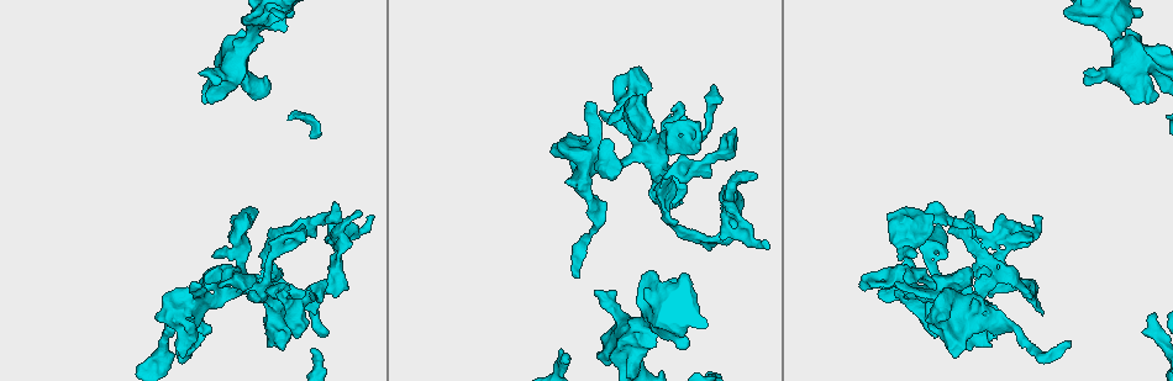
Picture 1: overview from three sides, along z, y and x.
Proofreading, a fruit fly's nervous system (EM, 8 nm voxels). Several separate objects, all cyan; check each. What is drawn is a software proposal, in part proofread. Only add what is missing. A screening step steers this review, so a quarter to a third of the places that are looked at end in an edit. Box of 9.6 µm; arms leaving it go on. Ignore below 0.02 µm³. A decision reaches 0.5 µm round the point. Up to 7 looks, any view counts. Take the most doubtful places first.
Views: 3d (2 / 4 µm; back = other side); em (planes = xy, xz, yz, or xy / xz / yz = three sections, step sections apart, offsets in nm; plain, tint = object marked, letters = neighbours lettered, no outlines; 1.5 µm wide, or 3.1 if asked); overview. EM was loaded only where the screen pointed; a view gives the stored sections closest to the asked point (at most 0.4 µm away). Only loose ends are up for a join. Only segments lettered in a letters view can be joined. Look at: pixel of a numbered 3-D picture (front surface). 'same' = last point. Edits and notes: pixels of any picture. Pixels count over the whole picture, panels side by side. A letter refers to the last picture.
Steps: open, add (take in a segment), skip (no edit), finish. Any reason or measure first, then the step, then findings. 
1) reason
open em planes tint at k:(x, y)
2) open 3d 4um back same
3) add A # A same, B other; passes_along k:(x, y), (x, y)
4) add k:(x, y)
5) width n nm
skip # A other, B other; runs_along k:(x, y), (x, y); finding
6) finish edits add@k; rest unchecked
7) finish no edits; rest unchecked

branch stops here
open em planes plain at 1:(595, 292)

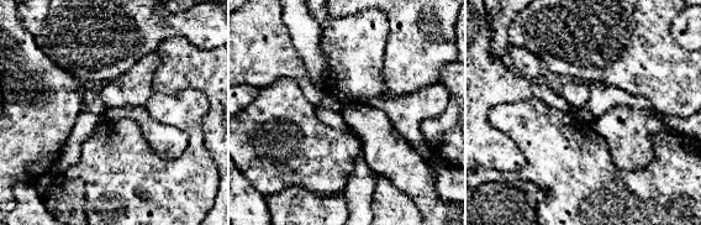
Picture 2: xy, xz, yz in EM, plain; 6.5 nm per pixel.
see the neighbours
open em planes letters same

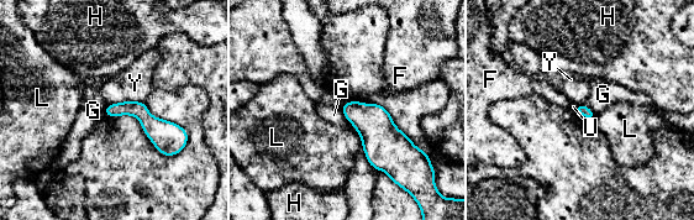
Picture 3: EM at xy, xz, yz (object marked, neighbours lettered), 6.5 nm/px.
skip # F other, G other, H other, L other, U other, Y other; runs_along 3:(108, 111), (136, 109), (179, 136); none of them fits

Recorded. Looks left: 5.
free end
open em xy step 8 letters at 1:(679, 103)

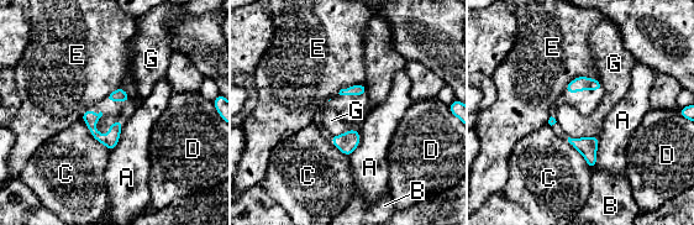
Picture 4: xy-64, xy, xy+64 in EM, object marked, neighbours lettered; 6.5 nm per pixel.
open em planes letters same

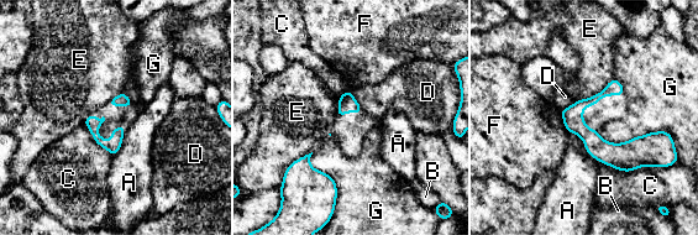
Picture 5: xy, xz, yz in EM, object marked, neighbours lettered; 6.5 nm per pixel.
skip # A other, B other, C other, D other, E other, F other, G other; runs_along 5:(565, 113), (602, 150), (636, 144); no lettered segment goes on from it

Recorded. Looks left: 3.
thin end
open 3d 2um at 1:(895, 284)

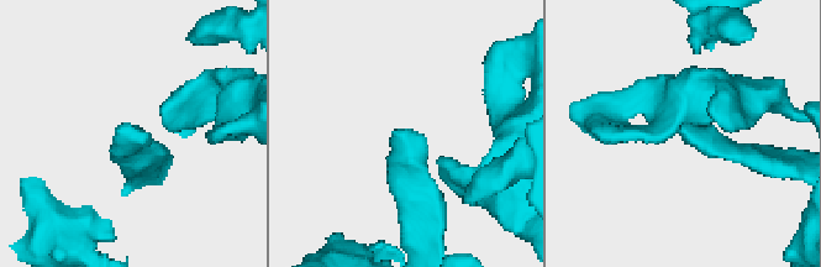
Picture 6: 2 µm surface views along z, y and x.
shape alone is not enough
open em planes tint at 6:(124, 125)

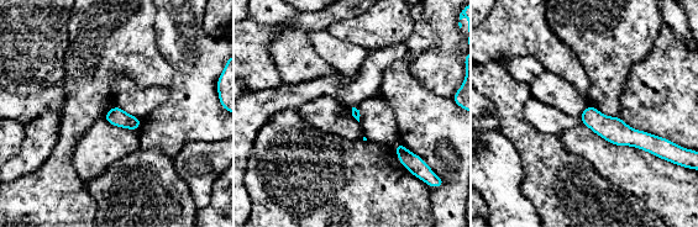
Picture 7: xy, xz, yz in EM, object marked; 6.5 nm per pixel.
what lies round it
open em planes letters same

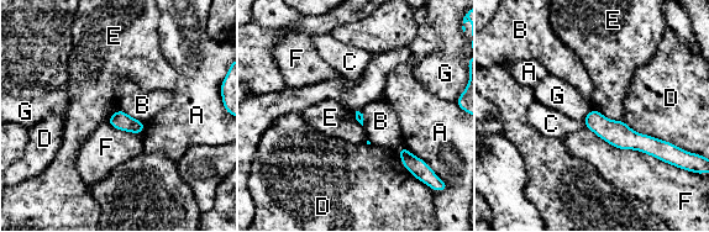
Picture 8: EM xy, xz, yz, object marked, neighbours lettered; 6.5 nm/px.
longest_contact F 550 nm
skip # A other, B other, C other, D other, E other, F other, G other; no lettered segment goes on from it

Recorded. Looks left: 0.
finish no edits; rest unchecked

